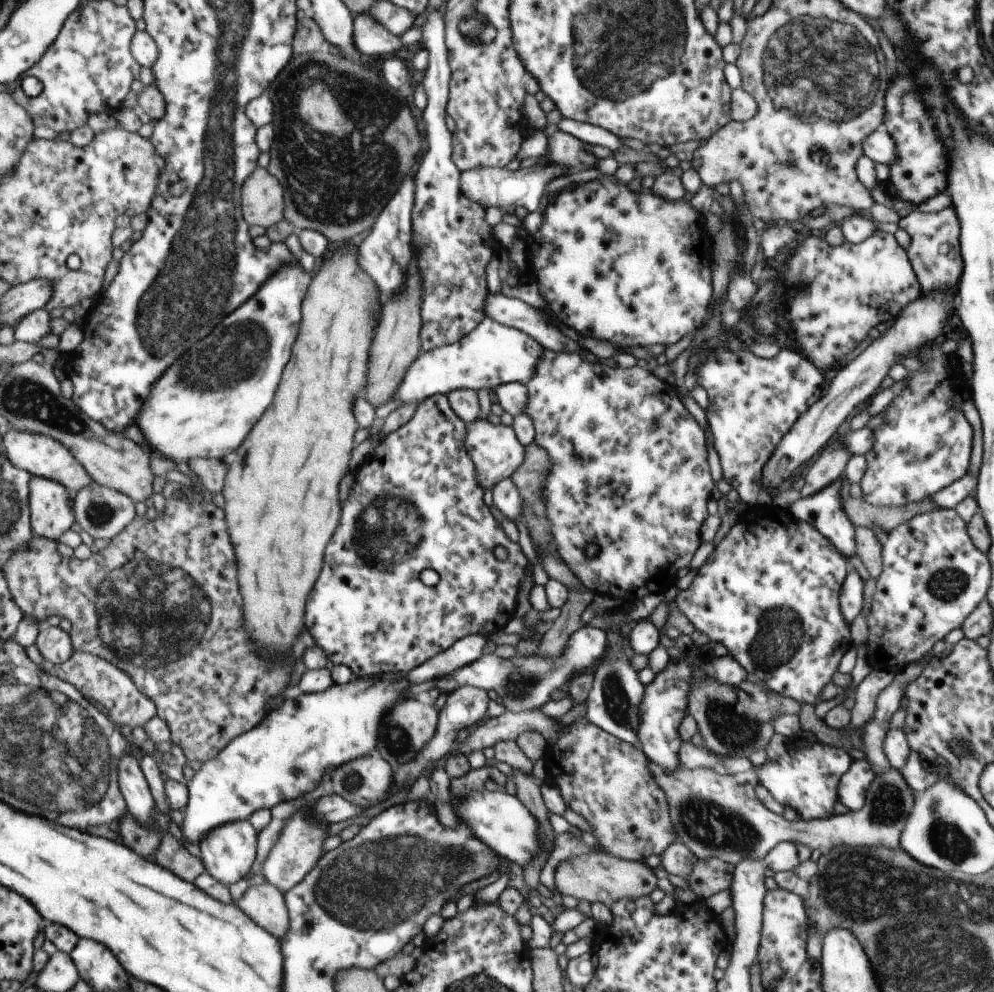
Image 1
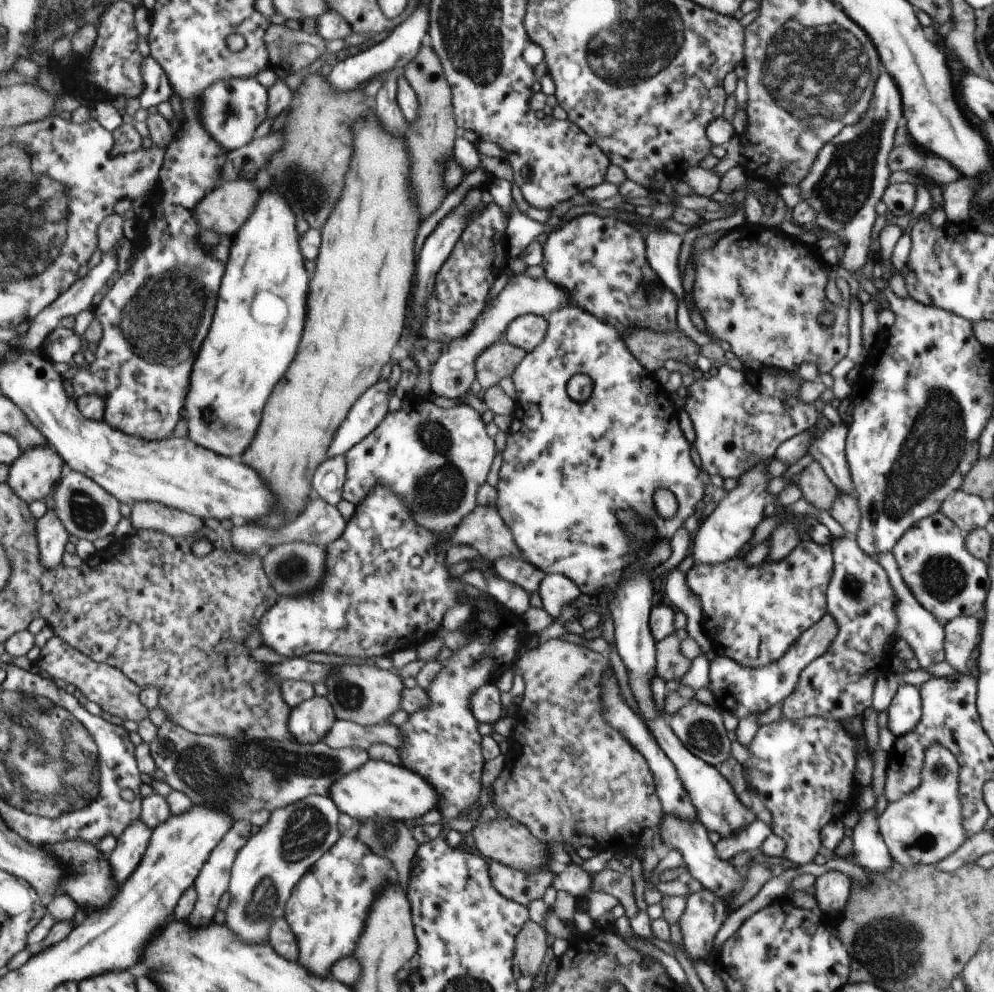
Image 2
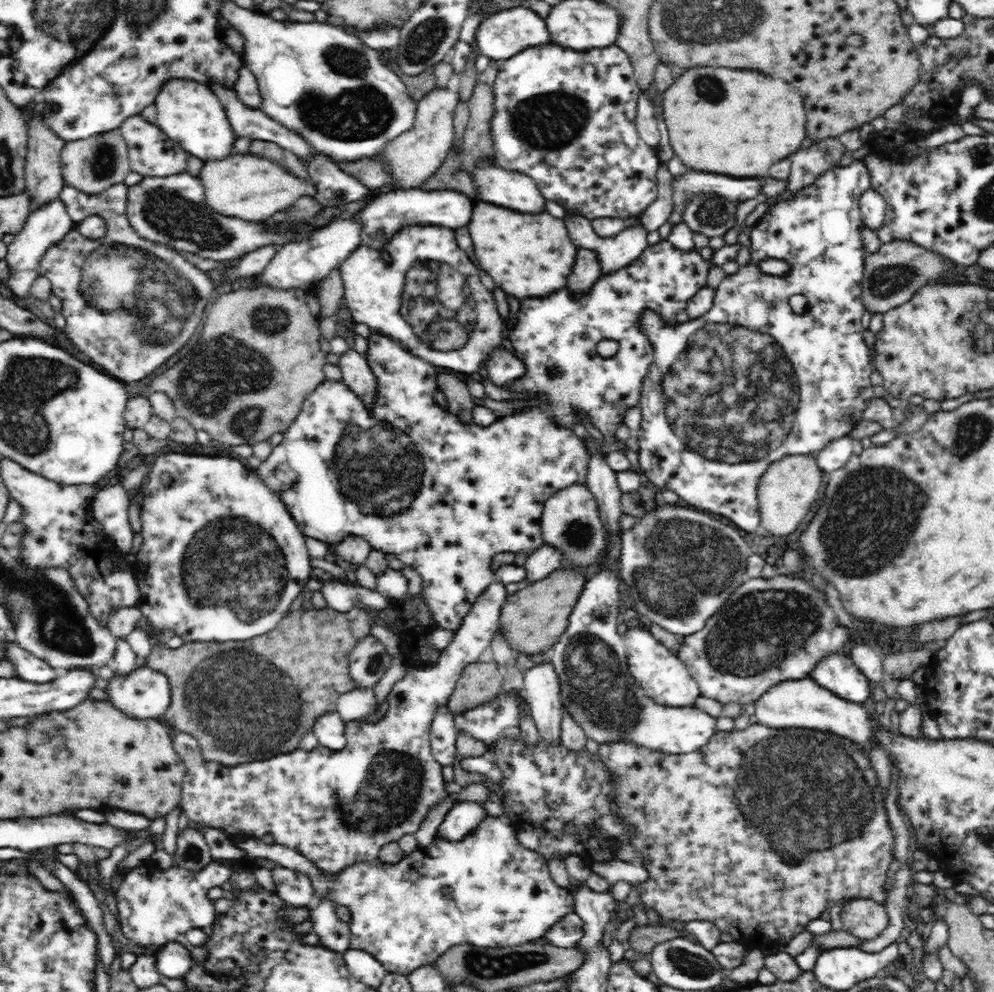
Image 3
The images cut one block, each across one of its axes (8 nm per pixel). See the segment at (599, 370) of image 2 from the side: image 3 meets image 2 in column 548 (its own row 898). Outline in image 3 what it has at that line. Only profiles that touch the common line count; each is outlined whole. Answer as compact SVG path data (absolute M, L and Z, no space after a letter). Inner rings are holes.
M486 815L483 821L479 823L476 830L472 831L465 839L461 841L452 842L442 838L436 832L431 843L426 846L418 847L418 849L405 853L400 862L389 862L377 861L362 861L356 862L356 864L347 866L337 876L324 876L319 868L312 862L308 861L306 857L302 856L297 850L288 848L284 845L274 844L265 845L260 839L254 837L238 837L233 840L234 843L238 844L238 848L246 851L246 854L251 859L261 858L265 863L278 864L284 868L290 870L301 871L308 879L312 880L314 899L317 903L322 900L324 896L328 896L333 903L339 906L346 906L350 910L351 922L349 924L351 928L351 942L350 947L352 950L360 950L368 955L372 956L378 962L382 963L387 973L396 973L402 976L408 976L413 970L424 965L434 965L436 959L442 958L448 950L452 950L454 946L462 946L462 944L470 944L477 948L483 949L498 949L504 950L504 948L516 948L516 946L524 946L524 944L534 944L538 940L546 942L546 934L551 930L552 926L560 922L564 916L575 912L575 901L573 900L573 894L569 888L562 888L556 883L549 874L549 868L547 862L543 860L543 857L535 850L524 848L519 844L518 837L515 834L515 830L505 821L502 817L492 817Z

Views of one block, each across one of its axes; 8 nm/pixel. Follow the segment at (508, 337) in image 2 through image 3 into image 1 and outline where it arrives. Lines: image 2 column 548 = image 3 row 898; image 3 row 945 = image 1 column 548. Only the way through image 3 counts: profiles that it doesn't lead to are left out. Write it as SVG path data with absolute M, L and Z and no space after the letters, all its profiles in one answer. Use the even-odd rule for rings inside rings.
M501 293L491 294L491 297L486 299L486 308L484 309L486 316L495 320L498 324L505 327L513 328L515 331L524 333L529 339L532 339L543 350L554 352L563 352L563 350L582 350L577 342L573 342L563 336L549 321L544 319L544 316L539 310L528 306L527 304L515 298L507 298Z

